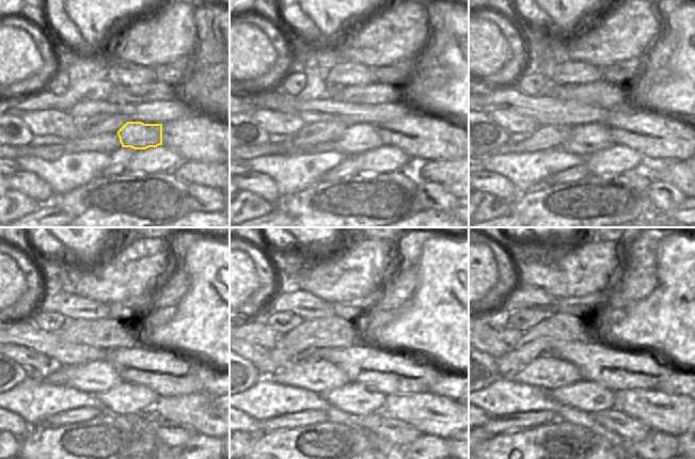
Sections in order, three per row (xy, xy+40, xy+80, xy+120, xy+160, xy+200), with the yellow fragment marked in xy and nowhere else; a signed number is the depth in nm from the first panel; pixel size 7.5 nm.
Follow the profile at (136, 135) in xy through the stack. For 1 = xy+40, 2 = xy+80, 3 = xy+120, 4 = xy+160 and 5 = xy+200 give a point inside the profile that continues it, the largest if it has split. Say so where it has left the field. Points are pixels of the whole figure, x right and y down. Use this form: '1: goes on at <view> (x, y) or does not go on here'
1: goes on at xy+40 (357, 139)
2: goes on at xy+80 (585, 139)
3: goes on at xy+120 (96, 377)
4: goes on at xy+160 (317, 375)
5: goes on at xy+200 (550, 373)

